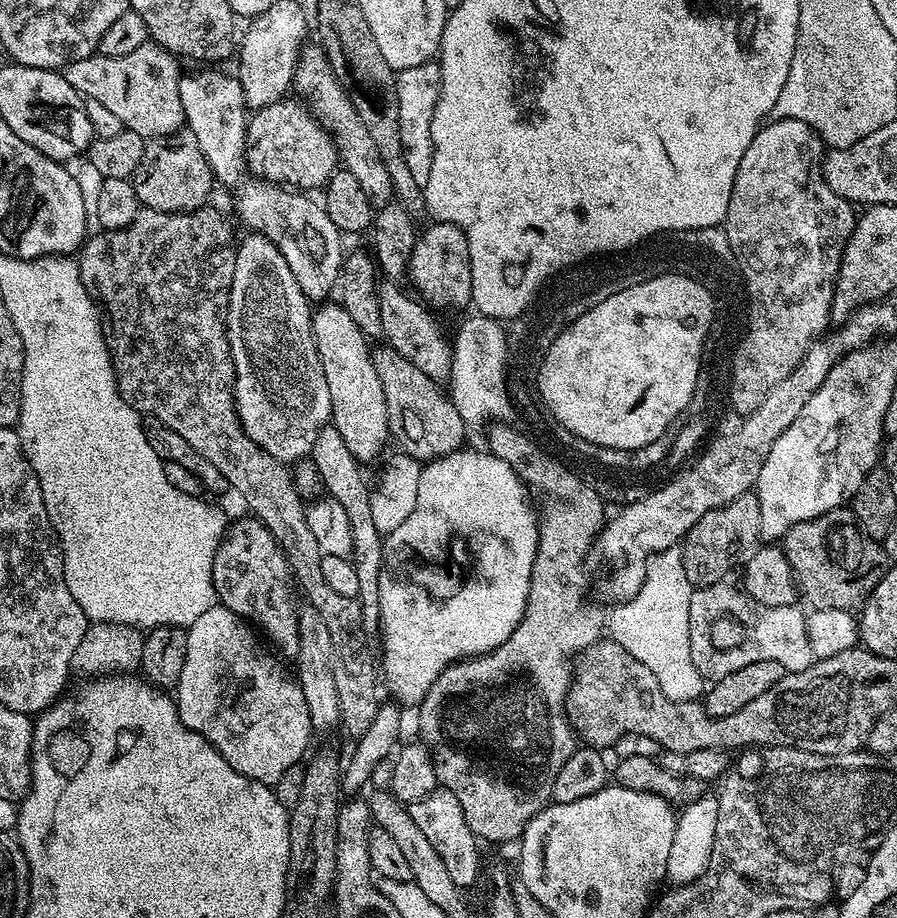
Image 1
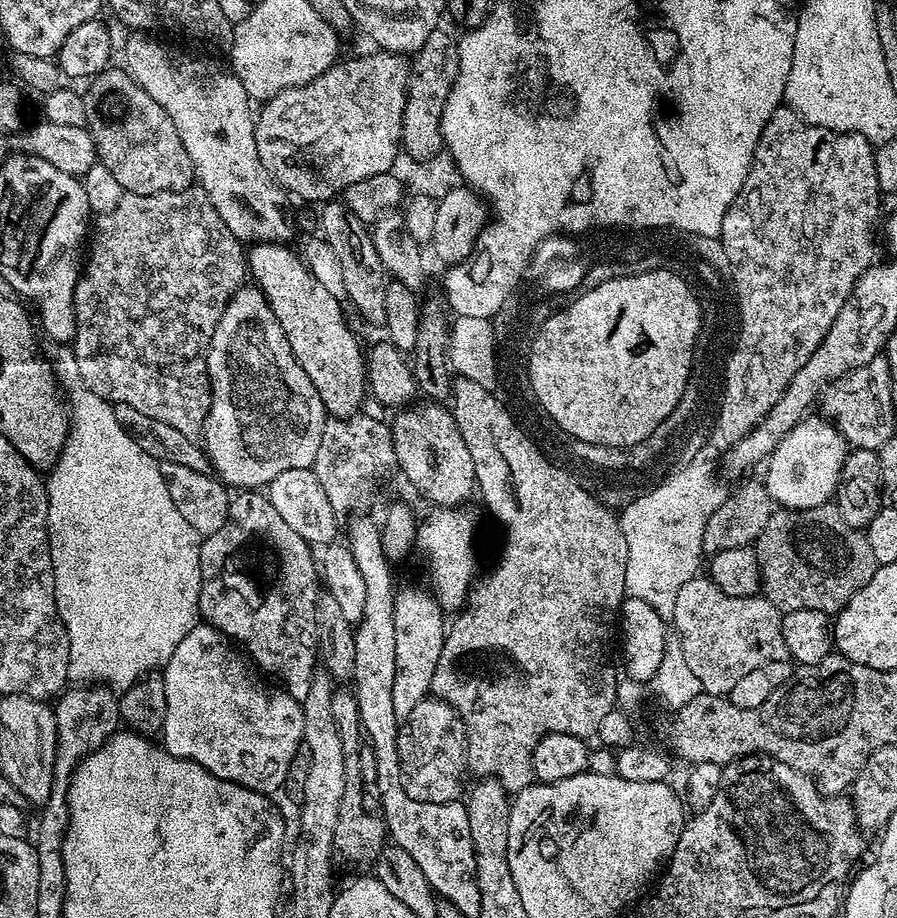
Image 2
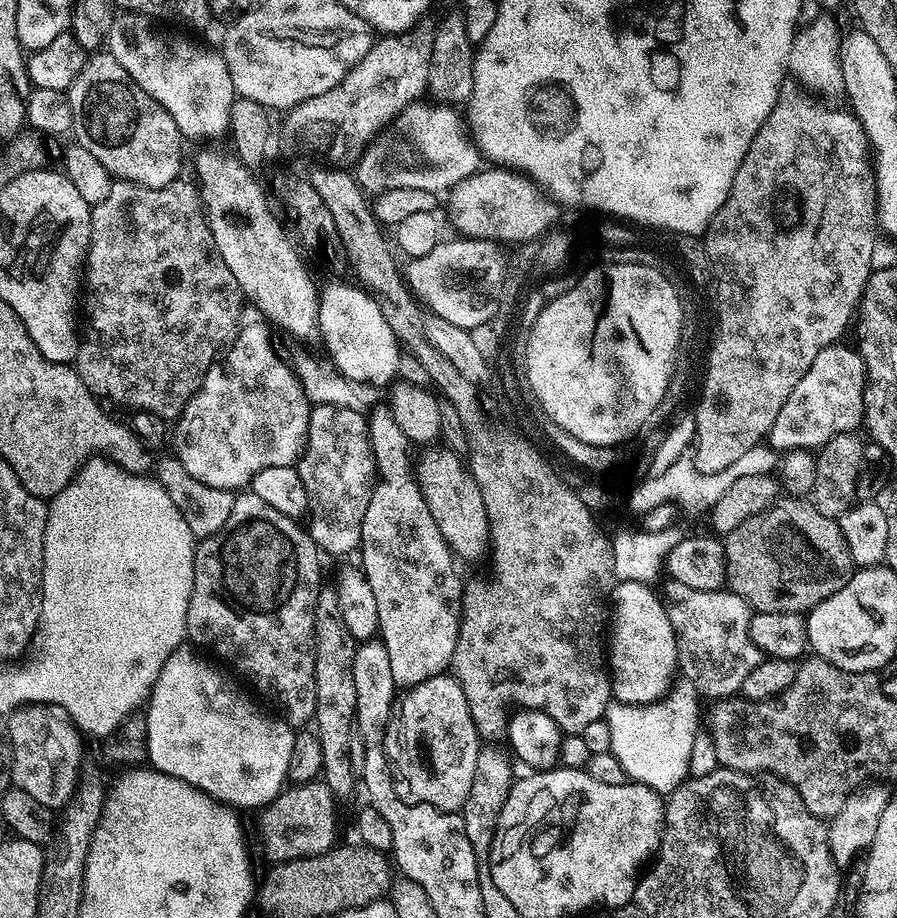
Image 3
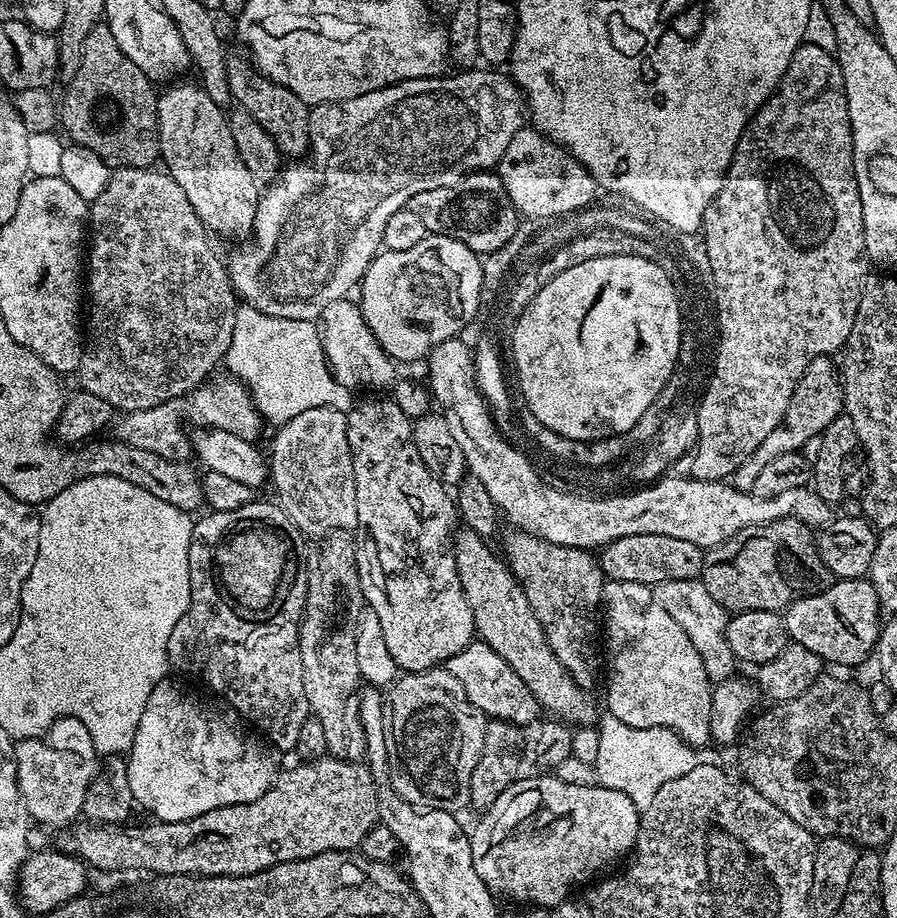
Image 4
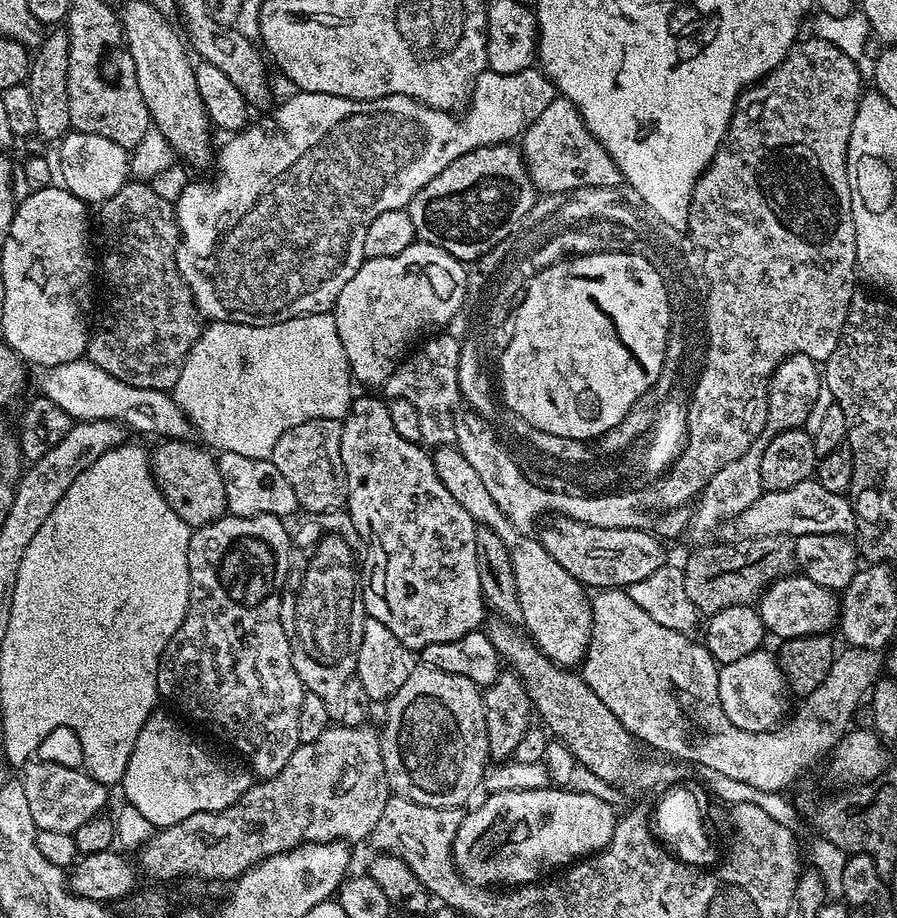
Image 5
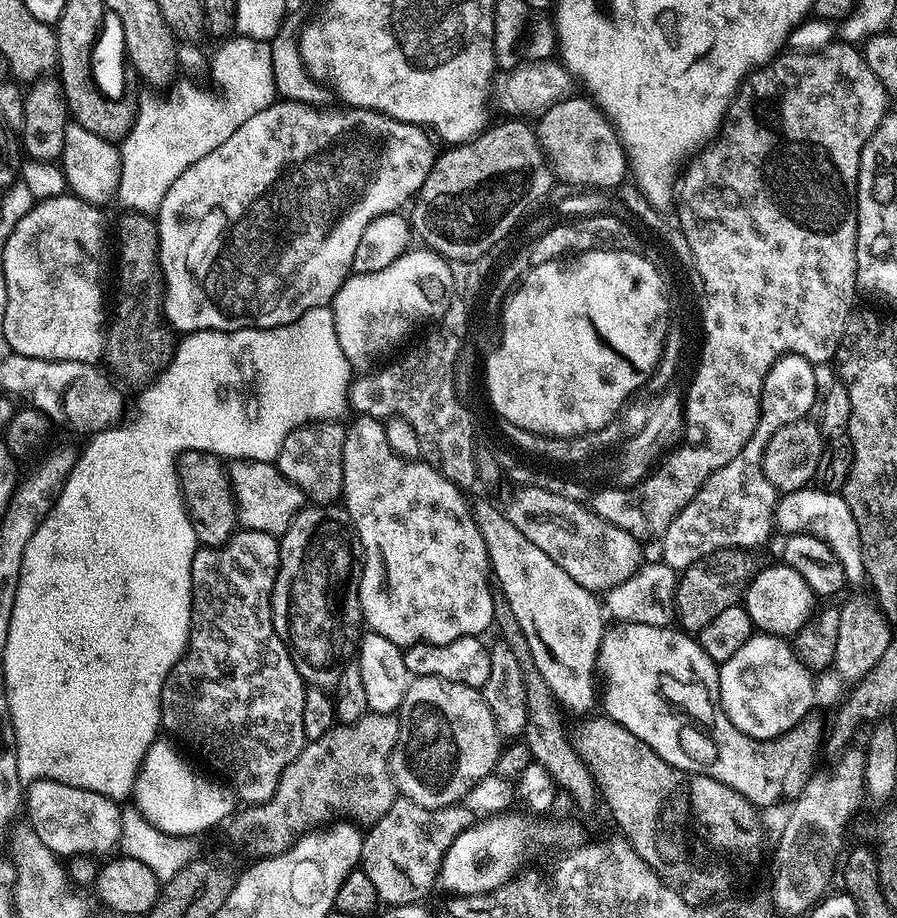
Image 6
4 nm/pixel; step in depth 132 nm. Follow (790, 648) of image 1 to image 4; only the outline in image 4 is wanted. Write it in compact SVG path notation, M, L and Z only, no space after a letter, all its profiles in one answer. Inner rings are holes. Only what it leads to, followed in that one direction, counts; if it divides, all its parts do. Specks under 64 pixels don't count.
M699 579L695 580L667 580L651 585L654 602L682 626L682 631L690 642L694 642L694 650L698 650L698 658L702 658L702 666L706 666L706 674L713 685L718 685L723 680L733 679L738 661L730 650L730 642L726 642L726 626L730 619L729 613L721 604L714 602L706 590L706 586Z

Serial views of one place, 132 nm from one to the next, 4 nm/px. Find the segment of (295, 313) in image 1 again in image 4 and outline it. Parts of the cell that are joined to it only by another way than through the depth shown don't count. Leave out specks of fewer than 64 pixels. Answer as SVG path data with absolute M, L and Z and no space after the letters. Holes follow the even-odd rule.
M227 379L220 380L217 384L205 382L199 388L193 388L187 396L178 396L175 400L162 406L154 406L150 410L123 413L114 424L115 439L138 450L150 450L150 454L158 454L171 460L187 457L190 452L190 436L187 431L184 433L184 420L196 424L192 426L226 430L230 434L238 434L243 440L255 441L258 413L252 393L241 380Z

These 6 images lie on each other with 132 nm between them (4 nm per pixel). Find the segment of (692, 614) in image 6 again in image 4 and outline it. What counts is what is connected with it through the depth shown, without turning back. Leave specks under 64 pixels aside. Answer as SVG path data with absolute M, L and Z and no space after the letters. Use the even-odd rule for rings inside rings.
M782 518L766 522L762 526L750 526L734 534L726 542L707 549L698 578L706 586L710 598L714 598L714 602L718 602L732 614L750 610L783 613L784 609L798 598L818 594L834 582L832 572L824 565L820 551L816 548L813 529L794 518Z

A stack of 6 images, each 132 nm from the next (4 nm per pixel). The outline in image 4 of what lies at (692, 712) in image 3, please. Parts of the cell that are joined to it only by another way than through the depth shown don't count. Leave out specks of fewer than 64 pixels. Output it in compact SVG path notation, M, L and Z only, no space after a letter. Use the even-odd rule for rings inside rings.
M604 714L598 720L598 758L595 762L596 778L601 788L618 790L634 802L634 806L643 809L650 806L658 786L682 778L682 774L694 770L702 762L697 749L692 748L676 732L668 728L635 728L626 726L611 714Z

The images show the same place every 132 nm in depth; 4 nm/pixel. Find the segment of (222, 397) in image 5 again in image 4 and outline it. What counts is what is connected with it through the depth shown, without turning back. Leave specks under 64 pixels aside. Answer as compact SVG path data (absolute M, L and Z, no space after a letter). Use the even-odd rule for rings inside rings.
M241 303L236 309L234 334L226 357L233 377L248 387L257 413L272 426L285 424L294 414L315 408L349 409L354 396L342 387L328 367L317 325L310 320L274 318Z

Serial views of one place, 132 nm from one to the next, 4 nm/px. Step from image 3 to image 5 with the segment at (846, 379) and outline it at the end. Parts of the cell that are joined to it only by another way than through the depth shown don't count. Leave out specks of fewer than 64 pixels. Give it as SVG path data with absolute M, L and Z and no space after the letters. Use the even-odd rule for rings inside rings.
M806 354L788 356L776 368L776 373L768 382L768 409L766 410L766 424L762 434L730 466L722 466L714 478L705 486L695 501L696 513L693 511L690 516L690 532L700 536L703 532L712 532L724 516L731 518L737 516L746 506L750 506L759 498L762 491L762 474L760 473L760 459L766 450L766 446L778 434L782 434L791 428L799 428L807 425L808 415L816 404L816 399L822 396L822 372L817 361L811 360Z

